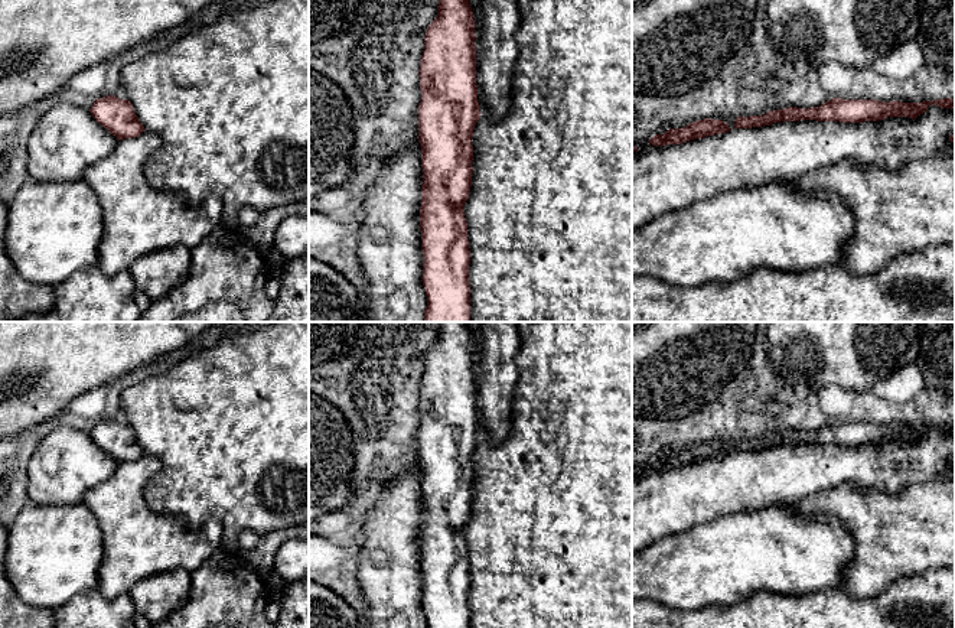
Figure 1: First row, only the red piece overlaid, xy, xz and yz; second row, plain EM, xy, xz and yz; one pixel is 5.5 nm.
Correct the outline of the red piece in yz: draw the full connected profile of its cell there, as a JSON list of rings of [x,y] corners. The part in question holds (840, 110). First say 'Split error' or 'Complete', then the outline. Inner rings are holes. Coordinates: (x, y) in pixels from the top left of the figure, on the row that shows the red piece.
Split error. [[[838,97],[819,107],[788,107],[767,111],[763,115],[740,115],[734,120],[733,128],[723,120],[697,120],[682,128],[669,128],[664,134],[655,134],[648,141],[659,149],[632,153],[632,231],[665,212],[684,209],[720,193],[796,179],[842,160],[851,159],[894,172],[909,162],[936,154],[955,154],[955,101],[942,98],[922,103],[883,103]]]

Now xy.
Split error. [[[107,95],[89,110],[61,101],[38,120],[29,136],[29,178],[39,183],[79,180],[120,140],[138,137],[144,130],[128,100]]]

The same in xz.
Split error. [[[439,0],[437,17],[428,25],[424,36],[424,51],[420,61],[420,91],[421,101],[418,104],[418,139],[410,147],[392,154],[377,176],[377,180],[366,189],[362,199],[362,219],[358,222],[356,256],[365,276],[365,292],[368,295],[366,318],[368,322],[470,322],[470,286],[469,264],[470,250],[467,240],[467,222],[465,218],[465,202],[469,198],[472,186],[472,162],[473,146],[472,137],[475,126],[480,117],[476,85],[476,46],[475,46],[475,19],[469,0]]]

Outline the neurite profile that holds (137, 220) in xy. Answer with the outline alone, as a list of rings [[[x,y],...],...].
[[[149,130],[138,137],[118,140],[114,152],[89,166],[84,175],[95,192],[102,211],[104,234],[98,248],[97,267],[105,276],[115,276],[141,256],[169,247],[192,248],[211,234],[222,219],[224,204],[218,195],[189,206],[176,193],[151,188],[144,176],[144,162],[162,144],[162,139]]]

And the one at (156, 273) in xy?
[[[177,245],[151,251],[138,257],[131,266],[136,289],[151,300],[162,297],[182,284],[190,273],[190,248]]]

